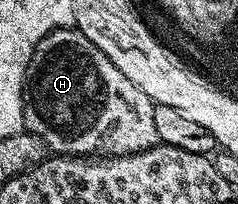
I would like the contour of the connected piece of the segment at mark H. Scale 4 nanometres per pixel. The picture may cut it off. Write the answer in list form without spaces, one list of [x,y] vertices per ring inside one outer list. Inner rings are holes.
[[[57,27],[36,45],[22,88],[22,121],[25,130],[40,137],[51,152],[75,157],[113,157],[146,151],[159,144],[152,117],[155,103],[148,98],[84,33],[74,27]]]

